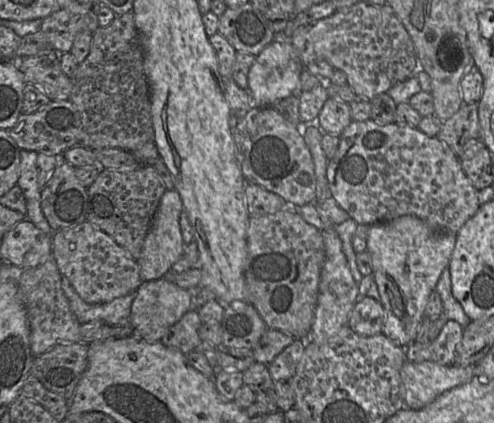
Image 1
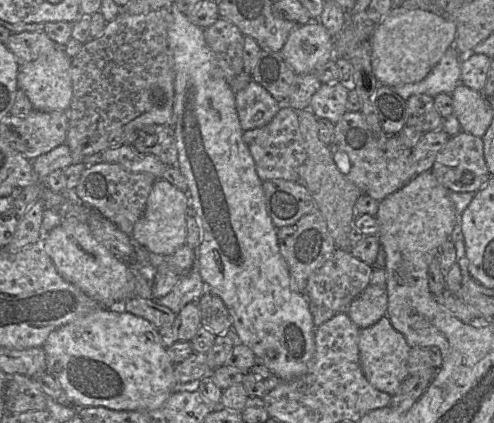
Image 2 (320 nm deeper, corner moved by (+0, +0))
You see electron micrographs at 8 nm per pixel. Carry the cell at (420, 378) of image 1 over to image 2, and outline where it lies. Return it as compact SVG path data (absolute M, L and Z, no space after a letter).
M382 316L375 324L360 329L358 348L361 369L368 382L377 390L394 395L408 376L410 347L404 336L392 326L386 316Z

